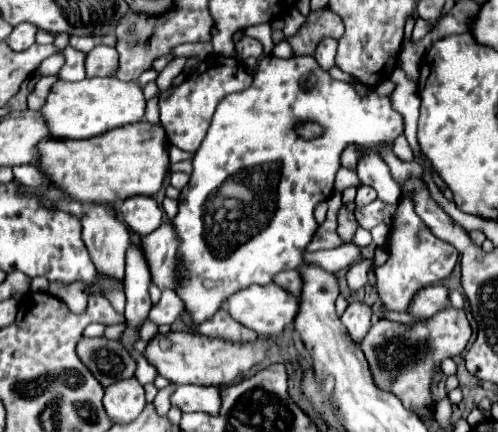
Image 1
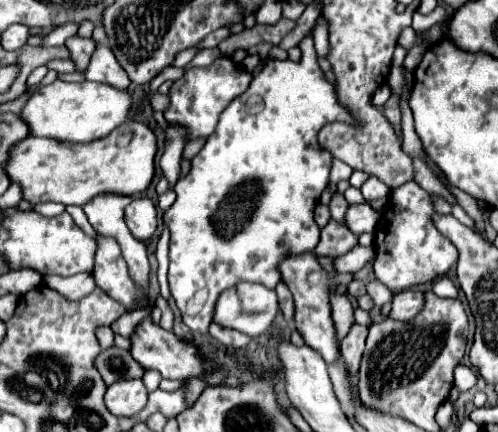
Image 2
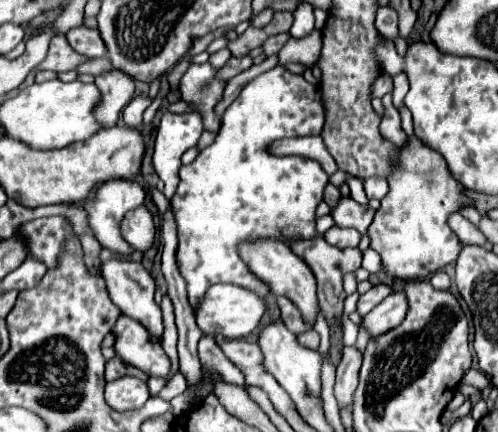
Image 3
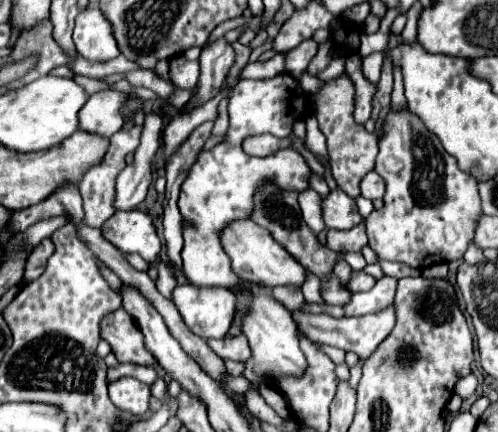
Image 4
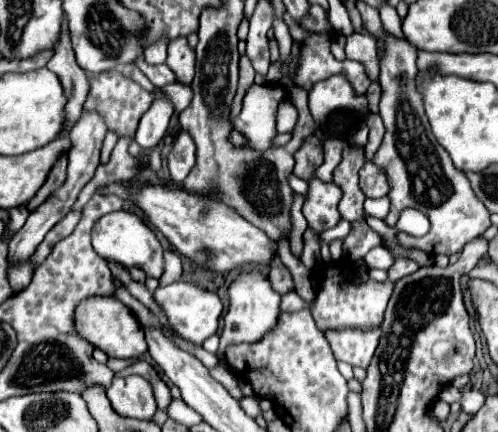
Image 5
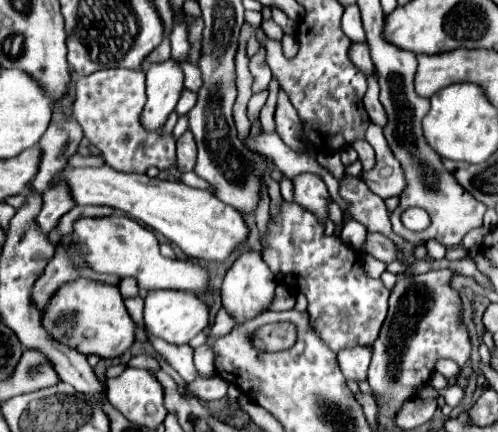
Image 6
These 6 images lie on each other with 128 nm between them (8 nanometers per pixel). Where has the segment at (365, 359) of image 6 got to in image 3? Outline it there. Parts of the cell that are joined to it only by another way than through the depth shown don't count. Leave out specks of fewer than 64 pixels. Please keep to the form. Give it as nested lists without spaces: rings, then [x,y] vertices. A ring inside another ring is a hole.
[[[392,292],[392,296],[384,298],[372,312],[364,316],[364,326],[368,328],[370,336],[378,336],[402,324],[406,312],[408,312],[408,298],[404,296],[404,292]],[[278,296],[278,306],[280,306],[280,312],[282,312],[282,320],[290,328],[290,332],[298,334],[298,332],[308,330],[308,326],[302,322],[302,316],[300,316],[298,308],[286,296]]]

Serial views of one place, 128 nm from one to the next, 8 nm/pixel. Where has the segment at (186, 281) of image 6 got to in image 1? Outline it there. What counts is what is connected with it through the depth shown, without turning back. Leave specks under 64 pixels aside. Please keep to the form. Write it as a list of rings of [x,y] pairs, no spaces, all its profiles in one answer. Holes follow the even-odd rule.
[[[130,196],[124,200],[120,212],[128,228],[140,236],[150,234],[162,224],[162,208],[152,196]]]

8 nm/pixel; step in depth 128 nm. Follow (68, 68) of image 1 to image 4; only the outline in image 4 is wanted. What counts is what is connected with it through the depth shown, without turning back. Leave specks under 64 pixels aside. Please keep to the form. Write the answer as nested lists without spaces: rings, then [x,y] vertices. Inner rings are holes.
[[[88,8],[76,16],[74,44],[76,50],[92,62],[110,60],[120,54],[112,36],[112,28],[98,8]]]

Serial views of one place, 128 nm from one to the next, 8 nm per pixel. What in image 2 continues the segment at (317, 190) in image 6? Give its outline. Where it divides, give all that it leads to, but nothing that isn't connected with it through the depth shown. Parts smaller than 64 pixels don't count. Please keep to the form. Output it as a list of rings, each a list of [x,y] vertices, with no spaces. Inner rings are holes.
[[[356,204],[350,206],[346,212],[346,228],[354,234],[374,232],[376,224],[380,222],[380,214],[370,204]]]

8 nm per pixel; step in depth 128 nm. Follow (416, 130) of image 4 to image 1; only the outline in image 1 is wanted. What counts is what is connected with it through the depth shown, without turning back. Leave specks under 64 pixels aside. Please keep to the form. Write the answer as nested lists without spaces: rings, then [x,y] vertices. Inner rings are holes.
[[[410,198],[400,200],[398,216],[390,230],[390,238],[388,238],[386,246],[388,246],[390,258],[384,266],[376,268],[376,290],[378,290],[378,296],[384,302],[384,306],[392,312],[408,312],[410,302],[416,296],[416,292],[422,290],[424,286],[430,286],[438,280],[448,278],[458,260],[456,248],[452,244],[436,238],[430,232],[430,228],[418,218]]]

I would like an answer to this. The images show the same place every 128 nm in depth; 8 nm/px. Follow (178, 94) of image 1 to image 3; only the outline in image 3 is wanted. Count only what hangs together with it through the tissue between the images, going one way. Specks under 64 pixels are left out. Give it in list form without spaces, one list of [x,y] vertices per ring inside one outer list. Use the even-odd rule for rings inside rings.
[[[192,64],[180,80],[180,100],[192,106],[194,112],[200,112],[204,120],[204,130],[218,132],[220,118],[214,108],[222,100],[226,80],[218,78],[220,68],[212,68],[212,64]]]

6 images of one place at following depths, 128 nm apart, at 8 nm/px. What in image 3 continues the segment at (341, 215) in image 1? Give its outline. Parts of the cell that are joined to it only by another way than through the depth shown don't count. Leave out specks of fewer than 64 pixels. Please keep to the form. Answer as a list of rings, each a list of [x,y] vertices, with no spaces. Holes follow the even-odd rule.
[[[328,184],[328,186],[326,186],[326,190],[324,190],[324,202],[326,202],[330,208],[336,208],[336,204],[340,202],[340,198],[342,198],[340,190],[338,190],[336,186]]]

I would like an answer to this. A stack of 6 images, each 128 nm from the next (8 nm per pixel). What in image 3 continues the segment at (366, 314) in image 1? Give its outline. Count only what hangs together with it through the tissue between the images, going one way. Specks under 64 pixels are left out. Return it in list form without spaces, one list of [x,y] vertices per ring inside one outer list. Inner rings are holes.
[[[356,346],[344,348],[342,362],[336,368],[336,386],[334,386],[334,394],[340,406],[352,404],[352,394],[358,386],[360,364],[362,364],[362,352]]]

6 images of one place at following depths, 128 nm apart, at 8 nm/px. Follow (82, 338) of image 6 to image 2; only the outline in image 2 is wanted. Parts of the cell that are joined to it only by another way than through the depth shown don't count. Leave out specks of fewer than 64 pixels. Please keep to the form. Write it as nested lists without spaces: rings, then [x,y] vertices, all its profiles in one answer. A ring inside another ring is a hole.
[[[146,318],[136,334],[130,338],[132,340],[132,356],[136,362],[140,362],[146,370],[158,370],[162,374],[162,378],[170,378],[170,380],[180,380],[180,382],[188,382],[192,378],[202,378],[208,372],[208,360],[200,360],[200,354],[196,352],[194,342],[186,342],[182,338],[178,338],[174,332],[168,332],[156,324],[152,324],[150,318]]]

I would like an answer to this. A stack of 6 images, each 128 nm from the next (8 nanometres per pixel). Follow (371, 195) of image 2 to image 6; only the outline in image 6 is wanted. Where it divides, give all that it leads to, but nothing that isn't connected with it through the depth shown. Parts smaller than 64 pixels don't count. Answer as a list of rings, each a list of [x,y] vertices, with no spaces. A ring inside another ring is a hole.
[[[370,122],[368,130],[366,130],[366,140],[376,150],[376,166],[372,170],[364,170],[360,174],[360,178],[380,198],[400,196],[400,192],[406,188],[404,172],[400,168],[400,162],[392,156],[390,148],[386,144],[386,138],[382,134],[382,126]]]

